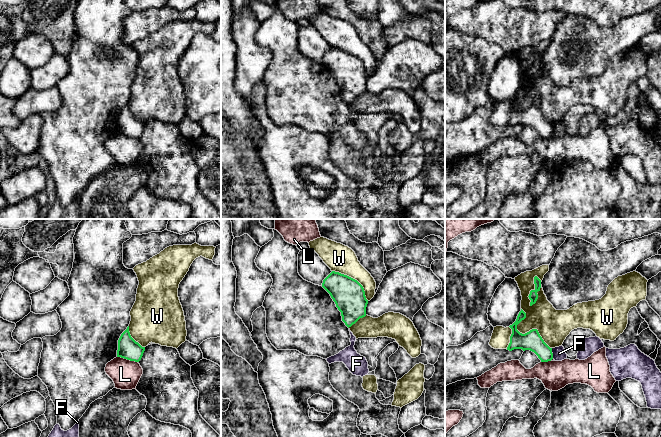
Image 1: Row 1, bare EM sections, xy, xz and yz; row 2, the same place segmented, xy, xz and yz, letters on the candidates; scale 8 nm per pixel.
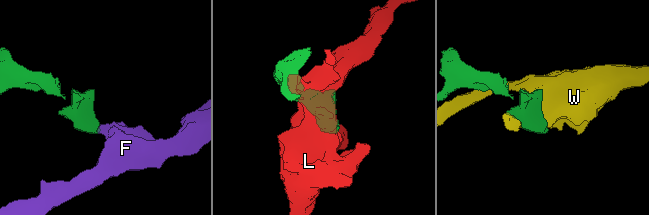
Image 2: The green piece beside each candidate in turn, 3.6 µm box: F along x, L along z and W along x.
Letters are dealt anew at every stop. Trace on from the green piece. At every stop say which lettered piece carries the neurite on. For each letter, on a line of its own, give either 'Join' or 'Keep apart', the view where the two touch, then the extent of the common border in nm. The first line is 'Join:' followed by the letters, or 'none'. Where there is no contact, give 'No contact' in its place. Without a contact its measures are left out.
Join: none
F: Keep apart. Touches green in yz. Shared border 90 nm
L: Keep apart. Touches green in xy. Shared border 180 nm
W: Keep apart. Touches green in yz. Shared border 260 nm

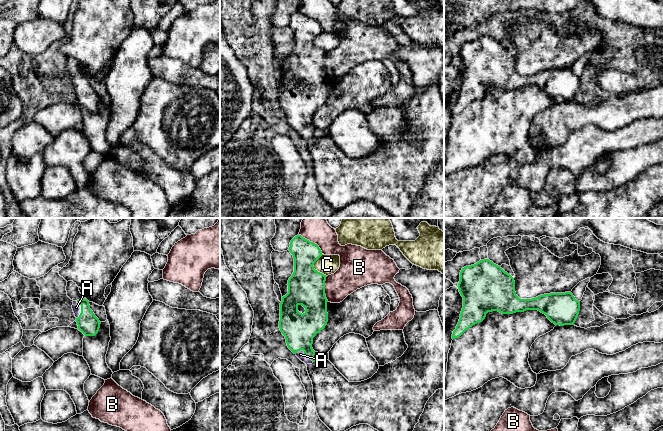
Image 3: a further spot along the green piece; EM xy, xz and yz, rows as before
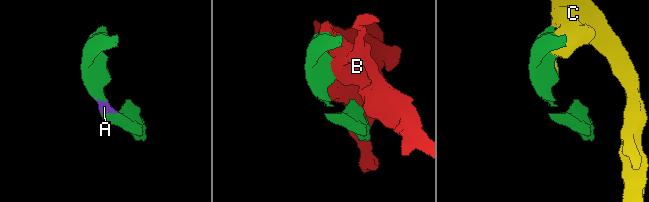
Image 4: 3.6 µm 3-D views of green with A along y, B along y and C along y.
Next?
Join: A
A: Join. Touches green in xz. Shared border 170 nm
B: Keep apart. Touches green in xz. Shared border 260 nm
C: Keep apart. Touches green in xz. Shared border 190 nm

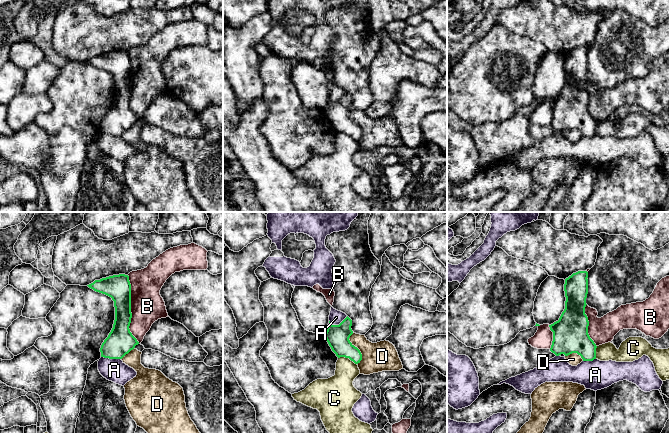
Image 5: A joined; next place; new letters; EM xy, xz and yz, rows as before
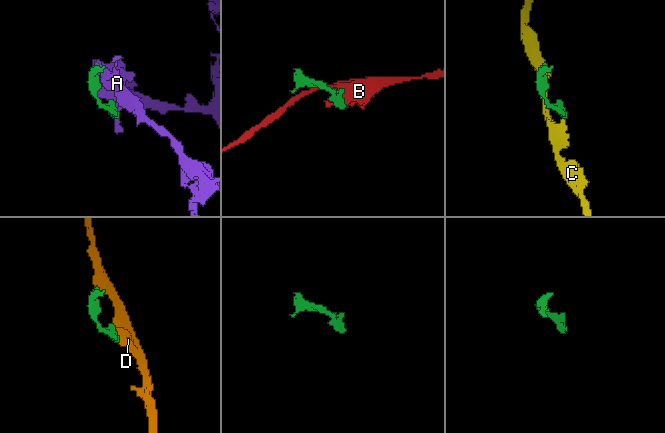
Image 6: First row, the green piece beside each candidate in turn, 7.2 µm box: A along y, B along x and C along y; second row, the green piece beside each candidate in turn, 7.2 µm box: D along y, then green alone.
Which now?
Join: none
A: Keep apart. Touches green in xy. Shared border 160 nm
B: Keep apart. Touches green in xy. Shared border 550 nm
C: Keep apart. Touches green in xz. Shared border 160 nm
D: Keep apart. Touches green in xz. Shared border 260 nm

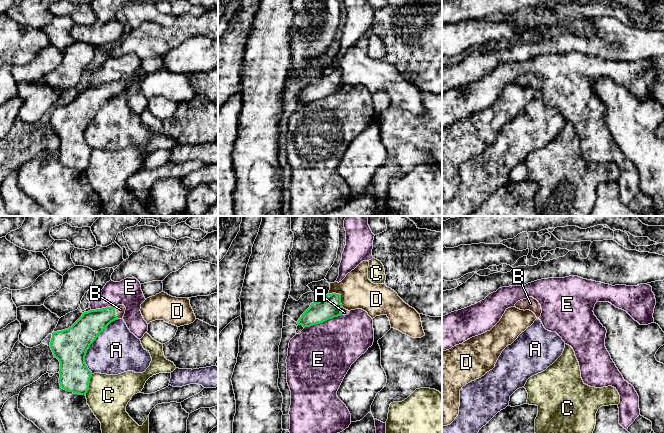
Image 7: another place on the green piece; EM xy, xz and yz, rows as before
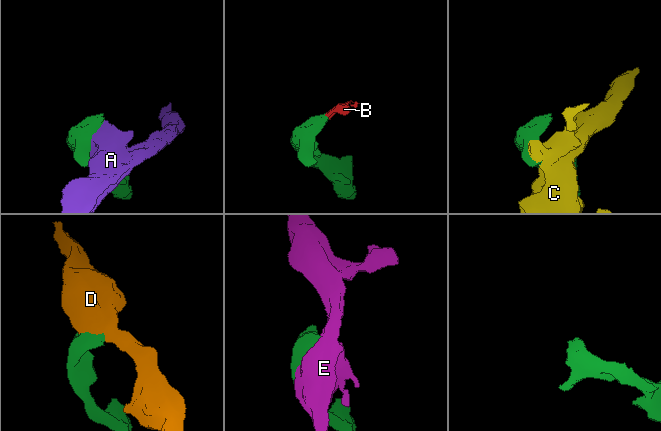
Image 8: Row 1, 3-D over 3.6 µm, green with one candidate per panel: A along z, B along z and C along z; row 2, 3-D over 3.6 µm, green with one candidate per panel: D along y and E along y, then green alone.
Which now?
Join: B
A: Keep apart. Touches green in xy. Shared border 500 nm
B: Join. Touches green in xy. Shared border 110 nm
C: Keep apart. Touches green in xy. Shared border 190 nm
D: Keep apart. Touches green in xz. Shared border 170 nm
E: Keep apart. Touches green in xz. Shared border 320 nm

